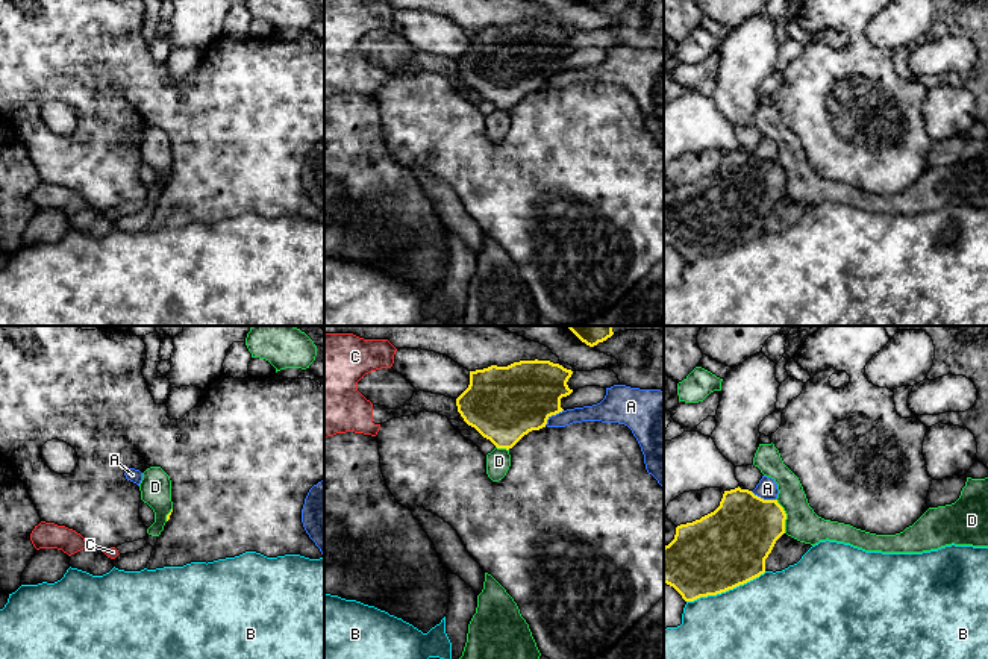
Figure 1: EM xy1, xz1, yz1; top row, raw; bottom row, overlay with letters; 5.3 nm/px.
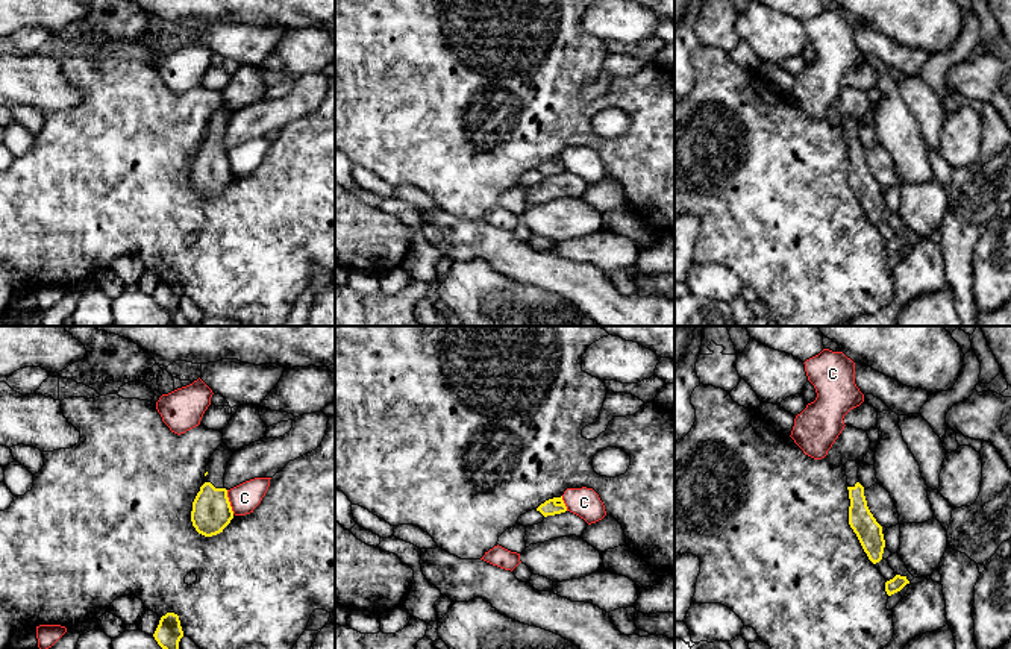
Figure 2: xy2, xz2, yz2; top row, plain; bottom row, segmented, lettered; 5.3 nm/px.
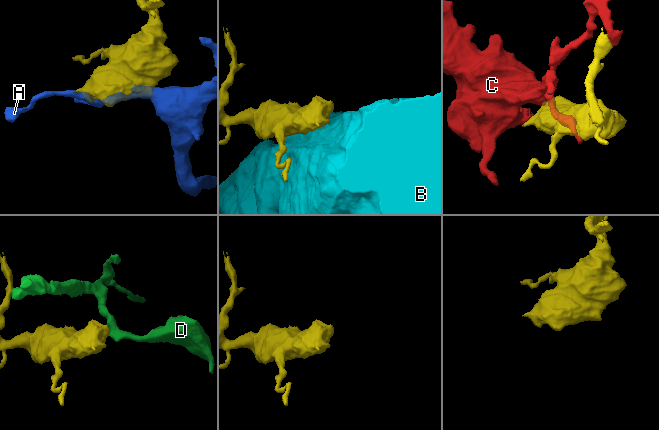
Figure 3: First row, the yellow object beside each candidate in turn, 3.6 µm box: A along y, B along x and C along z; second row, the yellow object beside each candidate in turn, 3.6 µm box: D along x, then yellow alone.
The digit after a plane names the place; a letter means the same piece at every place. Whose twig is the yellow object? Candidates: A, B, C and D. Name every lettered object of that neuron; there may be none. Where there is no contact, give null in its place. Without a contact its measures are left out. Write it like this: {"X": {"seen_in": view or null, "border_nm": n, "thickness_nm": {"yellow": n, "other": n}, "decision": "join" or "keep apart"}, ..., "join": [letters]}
{"A": {"seen_in": "yz1", "border_nm": 140, "thickness_nm": {"yellow": 380, "other": 110}, "decision": "keep apart"}, "B": {"seen_in": "yz1", "border_nm": 460, "thickness_nm": {"yellow": 420, "other": 420}, "decision": "keep apart"}, "C": {"seen_in": "xy2", "border_nm": 130, "thickness_nm": {"yellow": 220, "other": 160}, "decision": "keep apart"}, "D": {"seen_in": "yz1", "border_nm": 190, "thickness_nm": {"yellow": 380, "other": 180}, "decision": "keep apart"}, "join": []}

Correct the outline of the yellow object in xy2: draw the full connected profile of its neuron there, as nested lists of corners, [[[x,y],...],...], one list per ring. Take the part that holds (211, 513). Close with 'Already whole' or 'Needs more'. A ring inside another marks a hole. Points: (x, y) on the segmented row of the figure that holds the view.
[[[221,443],[212,453],[205,473],[205,484],[200,487],[191,511],[191,522],[196,531],[212,537],[230,523],[233,511],[224,488],[224,473],[233,452]]]. Needs more

